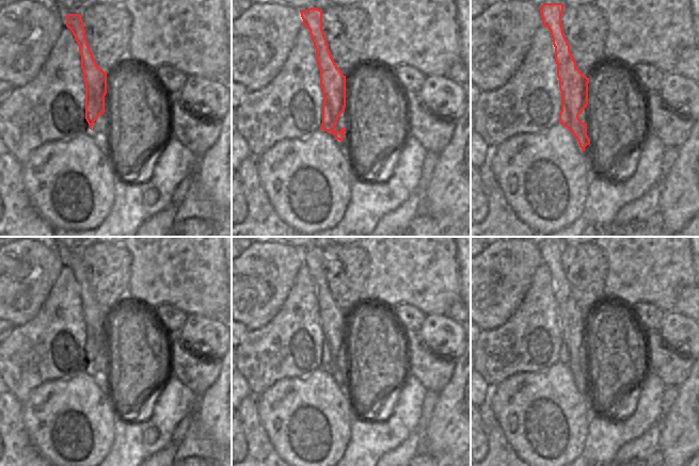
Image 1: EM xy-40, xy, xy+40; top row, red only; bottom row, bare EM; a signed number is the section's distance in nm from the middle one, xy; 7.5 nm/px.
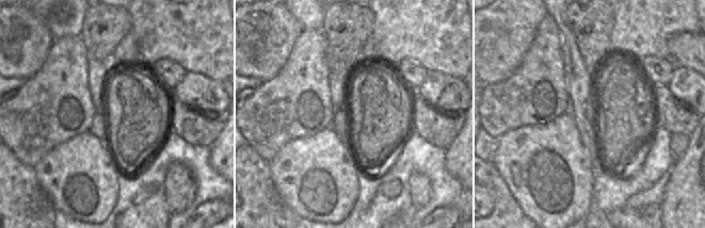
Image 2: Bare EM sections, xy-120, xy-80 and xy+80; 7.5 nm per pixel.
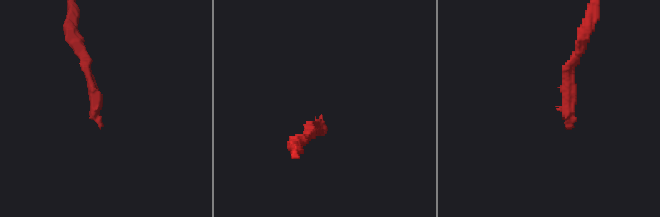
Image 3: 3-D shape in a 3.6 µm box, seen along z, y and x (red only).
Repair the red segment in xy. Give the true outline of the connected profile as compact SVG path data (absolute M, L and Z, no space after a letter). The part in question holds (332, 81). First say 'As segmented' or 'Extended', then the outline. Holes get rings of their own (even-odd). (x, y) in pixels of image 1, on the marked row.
As segmented. M311 7L300 10L303 27L309 30L316 60L320 70L320 87L324 98L322 102L322 124L320 129L330 131L337 140L343 141L346 128L335 130L339 115L346 107L346 76L335 64L324 32L322 30L322 10Z

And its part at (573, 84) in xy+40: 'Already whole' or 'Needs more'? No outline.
Needs more.

